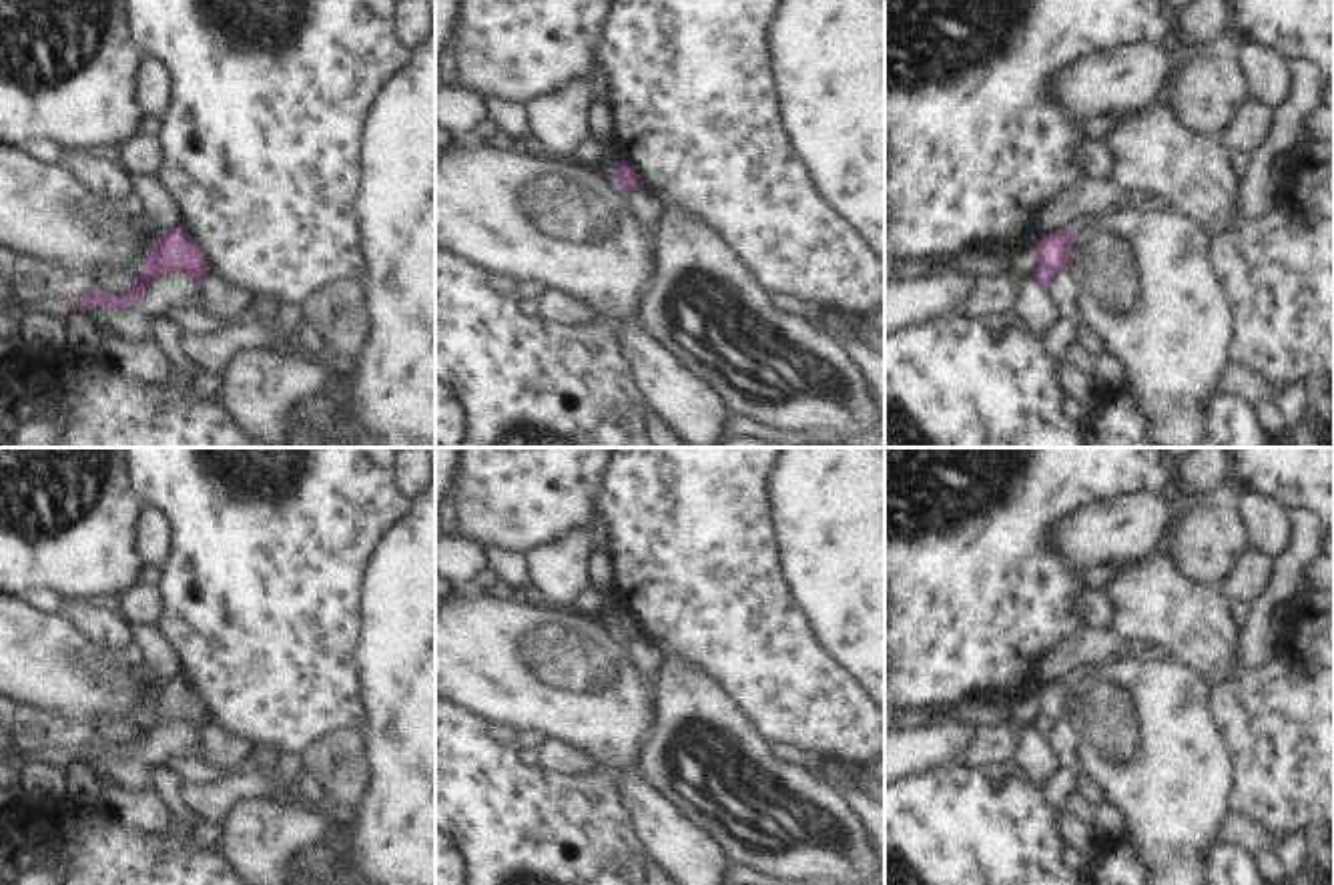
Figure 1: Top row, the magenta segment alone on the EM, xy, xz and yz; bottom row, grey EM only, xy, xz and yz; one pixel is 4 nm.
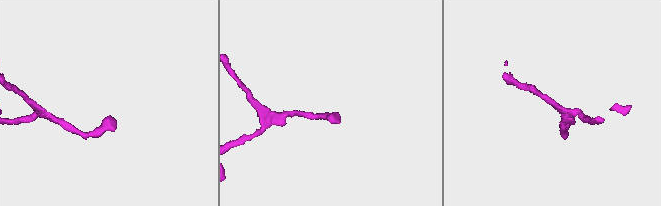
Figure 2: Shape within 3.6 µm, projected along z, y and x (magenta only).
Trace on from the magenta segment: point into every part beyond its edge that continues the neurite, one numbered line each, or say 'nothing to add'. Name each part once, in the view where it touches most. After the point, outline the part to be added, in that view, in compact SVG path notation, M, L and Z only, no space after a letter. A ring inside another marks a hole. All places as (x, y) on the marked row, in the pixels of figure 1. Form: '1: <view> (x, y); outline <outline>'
nothing to add

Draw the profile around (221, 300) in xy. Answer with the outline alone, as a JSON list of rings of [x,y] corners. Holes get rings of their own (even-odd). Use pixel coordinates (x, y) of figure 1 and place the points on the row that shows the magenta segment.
[[[211,271],[201,285],[205,313],[217,319],[239,315],[251,301],[253,293],[223,279]]]

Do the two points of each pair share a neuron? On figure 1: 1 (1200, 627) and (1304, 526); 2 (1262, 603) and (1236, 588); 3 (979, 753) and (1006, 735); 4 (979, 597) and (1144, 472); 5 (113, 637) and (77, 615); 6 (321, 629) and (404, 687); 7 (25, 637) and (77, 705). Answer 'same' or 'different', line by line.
1: different
2: different
3: same
4: same
5: same
6: different
7: same

